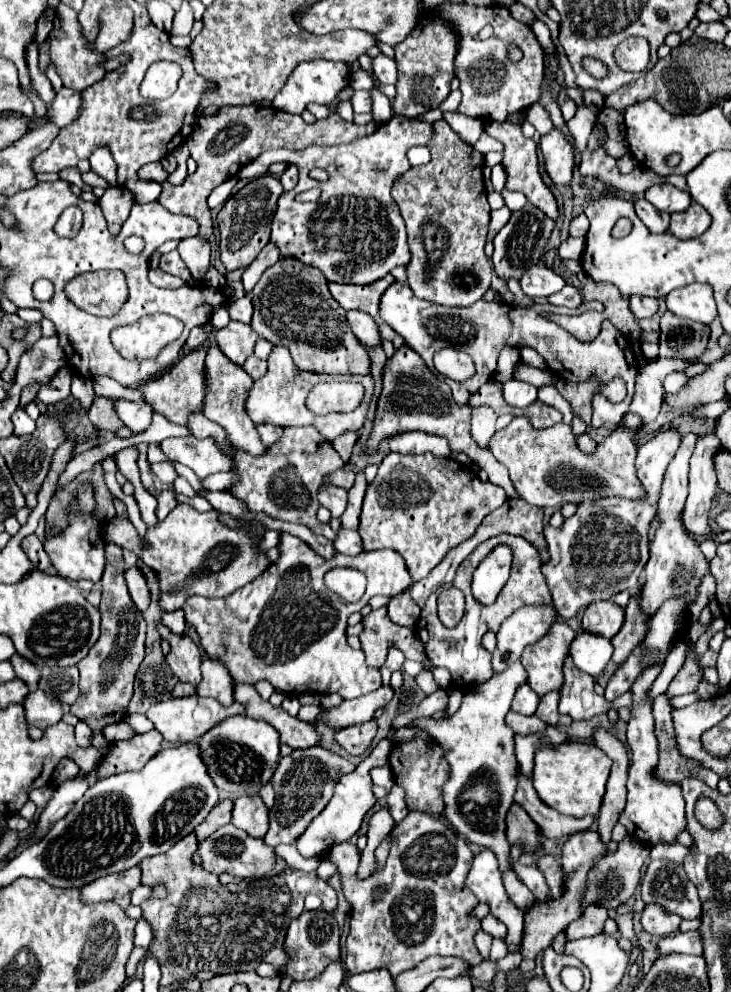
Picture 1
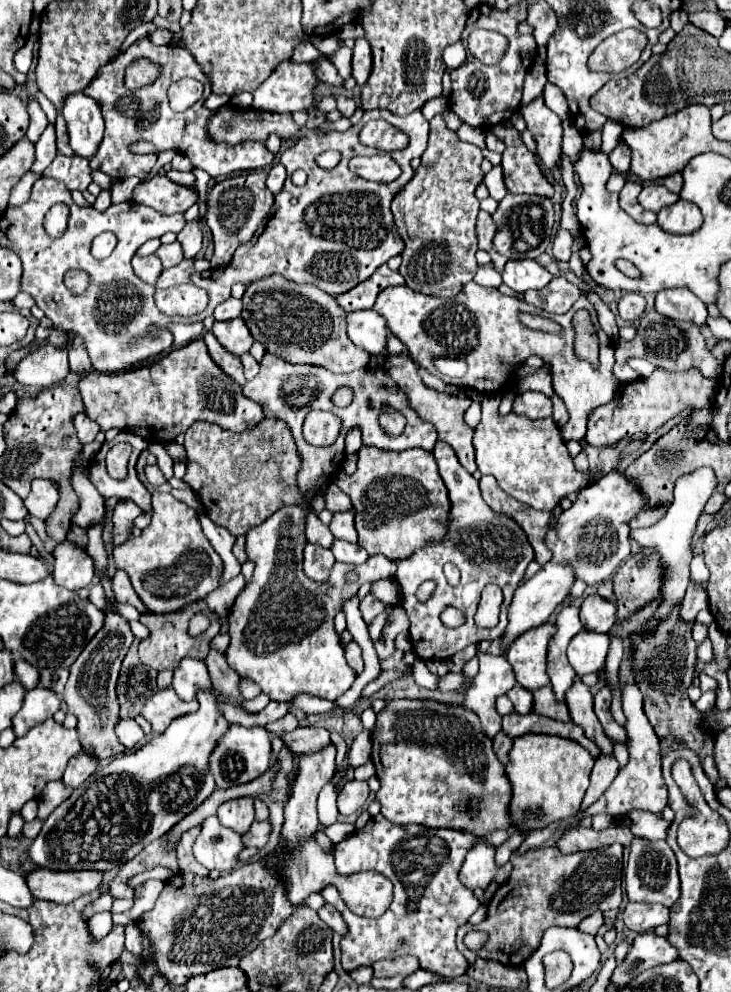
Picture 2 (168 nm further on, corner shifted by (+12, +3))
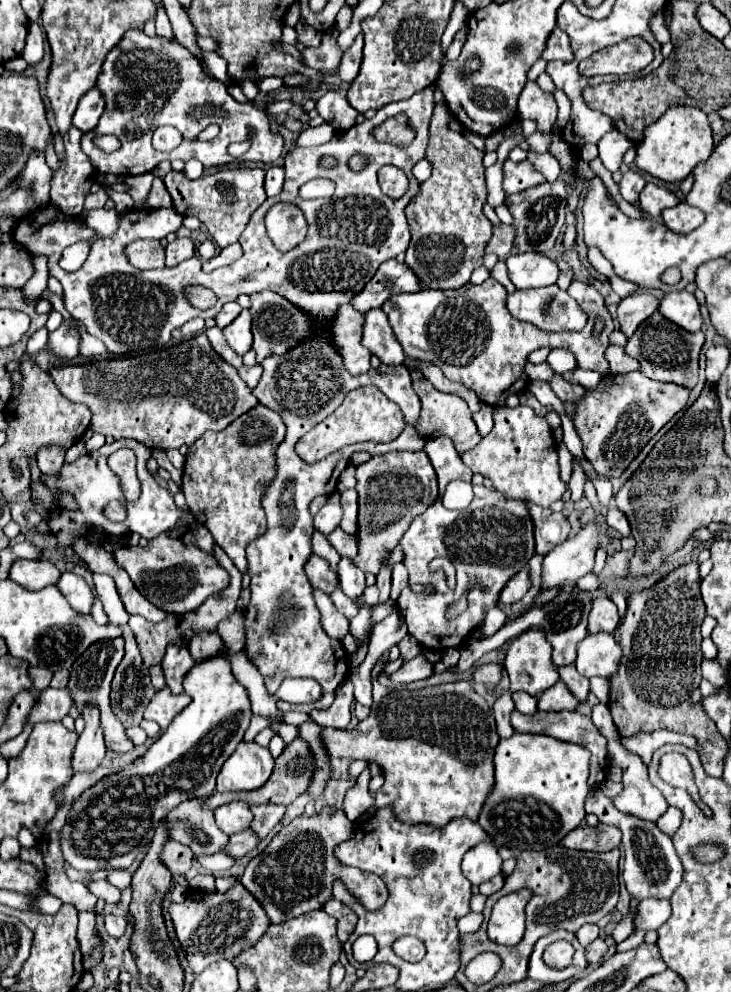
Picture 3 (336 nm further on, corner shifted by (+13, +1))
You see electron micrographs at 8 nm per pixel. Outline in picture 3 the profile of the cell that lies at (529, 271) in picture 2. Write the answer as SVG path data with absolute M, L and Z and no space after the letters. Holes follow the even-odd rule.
M516 253L506 259L508 275L516 289L548 287L558 281L560 269L554 259L542 253Z

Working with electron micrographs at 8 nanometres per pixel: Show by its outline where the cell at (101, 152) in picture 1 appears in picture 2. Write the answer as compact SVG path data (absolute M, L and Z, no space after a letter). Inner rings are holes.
M85 93L69 95L65 105L61 105L61 115L67 121L69 143L75 155L93 159L103 139L103 117L97 101Z

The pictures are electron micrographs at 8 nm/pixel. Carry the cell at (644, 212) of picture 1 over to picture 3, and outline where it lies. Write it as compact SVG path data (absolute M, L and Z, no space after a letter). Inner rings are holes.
M624 169L624 175L622 175L622 181L618 183L620 187L620 195L628 201L628 203L636 203L638 201L638 195L640 191L644 189L646 181L640 173L632 171L632 169Z

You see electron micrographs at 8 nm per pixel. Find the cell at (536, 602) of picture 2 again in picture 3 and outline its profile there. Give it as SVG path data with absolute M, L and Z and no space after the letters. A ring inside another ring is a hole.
M590 521L574 537L556 545L544 557L542 589L574 587L580 577L592 571L594 557L600 547L600 523Z

